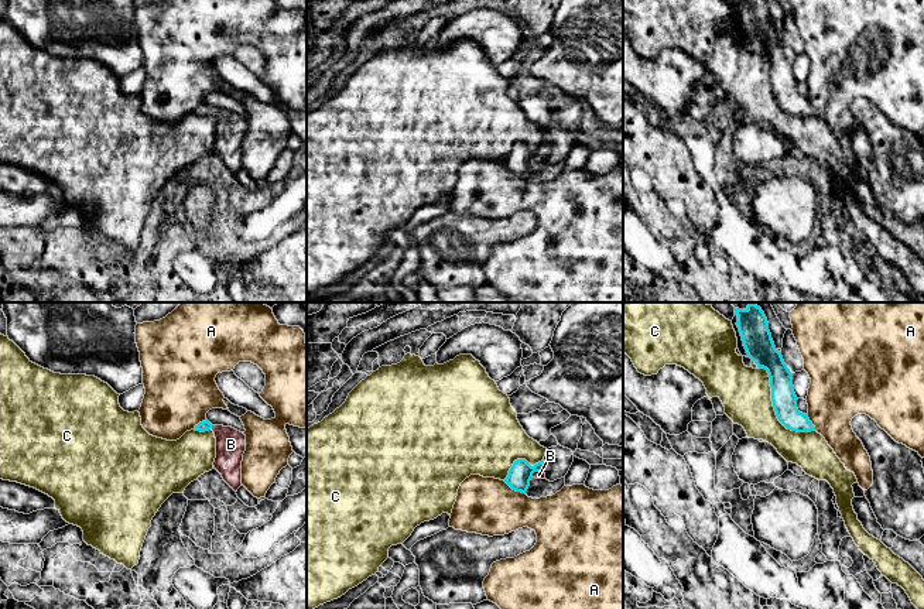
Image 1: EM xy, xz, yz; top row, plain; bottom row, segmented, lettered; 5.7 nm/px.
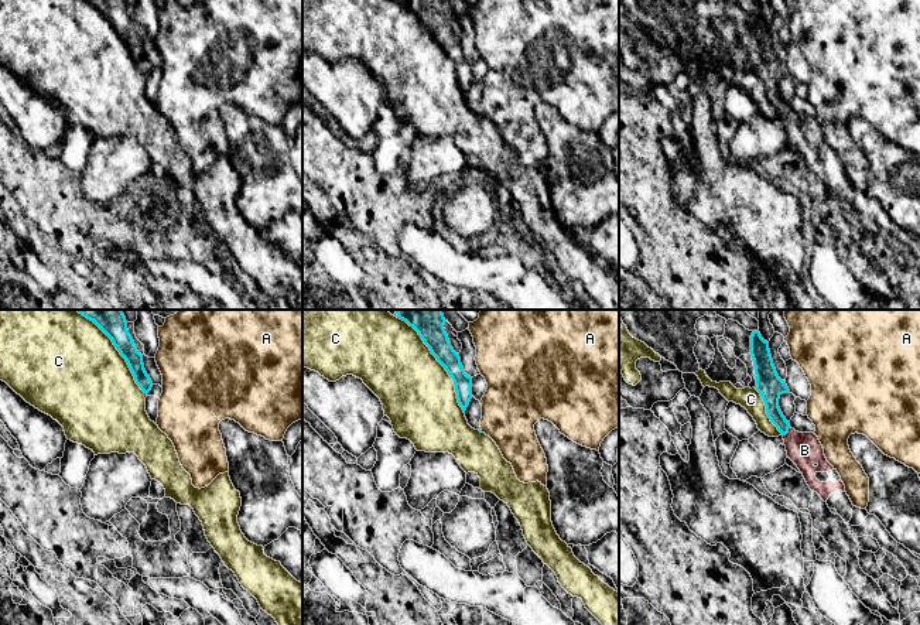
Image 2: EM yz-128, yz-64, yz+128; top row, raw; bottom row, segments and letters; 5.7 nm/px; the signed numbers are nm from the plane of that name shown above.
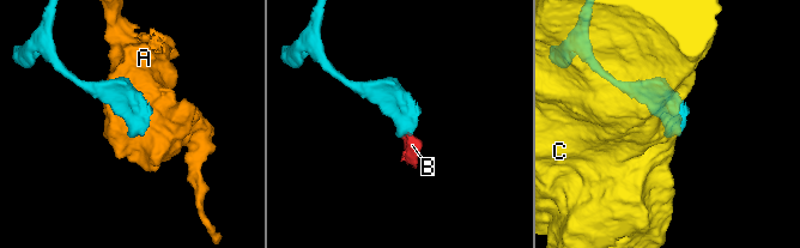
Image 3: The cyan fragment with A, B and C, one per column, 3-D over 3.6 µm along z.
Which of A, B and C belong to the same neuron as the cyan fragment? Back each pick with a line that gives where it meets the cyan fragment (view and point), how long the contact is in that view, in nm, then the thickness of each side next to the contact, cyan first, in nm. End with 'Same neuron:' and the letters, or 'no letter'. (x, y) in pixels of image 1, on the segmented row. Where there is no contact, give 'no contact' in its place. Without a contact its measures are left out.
B: meets cyan in xy at (211, 427); contact 30 nm long; 60 nm thick on the cyan side, 180 nm on the other
Same neuron: B

